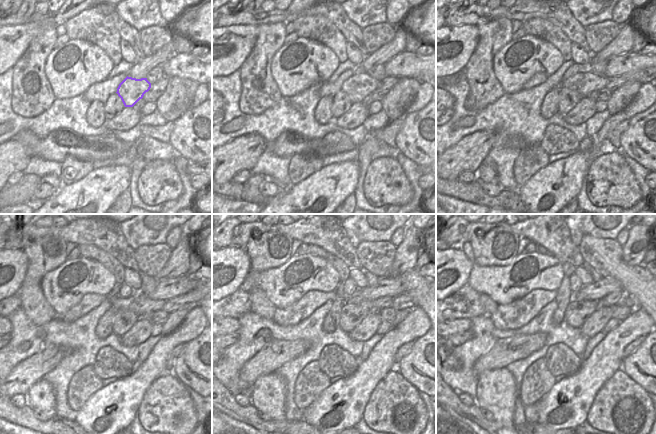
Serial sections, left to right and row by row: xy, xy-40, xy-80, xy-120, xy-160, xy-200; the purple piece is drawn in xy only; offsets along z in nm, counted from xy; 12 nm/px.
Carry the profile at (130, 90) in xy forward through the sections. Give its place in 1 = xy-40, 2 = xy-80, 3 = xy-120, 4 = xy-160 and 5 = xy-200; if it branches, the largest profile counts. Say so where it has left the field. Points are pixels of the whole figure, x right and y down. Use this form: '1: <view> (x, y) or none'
1: xy-40 (359, 85)
2: xy-80 (584, 82)
3: xy-120 (140, 304)
4: xy-160 (381, 303)
5: xy-200 (610, 300)

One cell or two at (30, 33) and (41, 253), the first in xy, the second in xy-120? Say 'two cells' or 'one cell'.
two cells

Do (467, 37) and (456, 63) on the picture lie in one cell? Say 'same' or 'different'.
same

